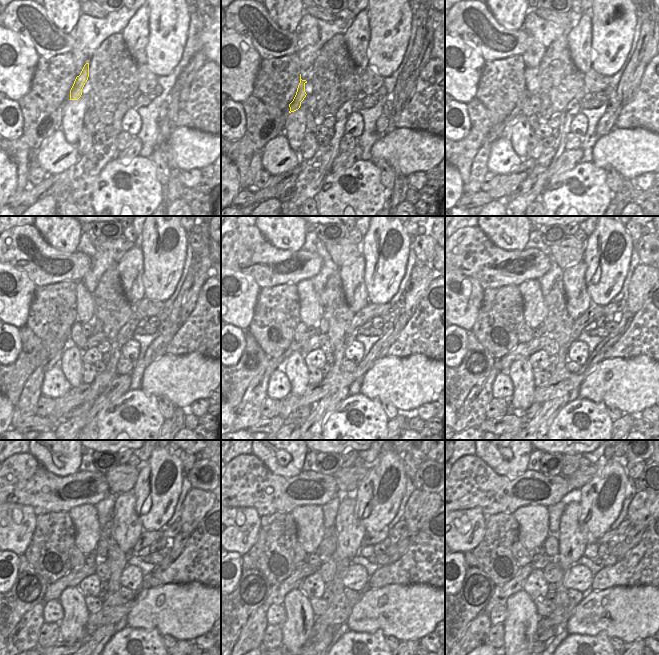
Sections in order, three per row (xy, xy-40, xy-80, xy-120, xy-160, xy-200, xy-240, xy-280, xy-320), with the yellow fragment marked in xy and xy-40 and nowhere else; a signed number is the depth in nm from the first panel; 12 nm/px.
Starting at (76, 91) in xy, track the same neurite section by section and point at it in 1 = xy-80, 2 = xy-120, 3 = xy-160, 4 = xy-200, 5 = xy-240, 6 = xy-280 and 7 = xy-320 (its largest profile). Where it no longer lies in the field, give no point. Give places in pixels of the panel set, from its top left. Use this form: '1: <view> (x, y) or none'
1: xy-80 (508, 120)
2: xy-120 (26, 407)
3: xy-160 (248, 412)
4: xy-200 (472, 413)
5: xy-240 (24, 636)
6: xy-280 (250, 636)
7: xy-320 (476, 633)

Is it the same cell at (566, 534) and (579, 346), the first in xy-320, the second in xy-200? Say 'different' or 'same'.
different

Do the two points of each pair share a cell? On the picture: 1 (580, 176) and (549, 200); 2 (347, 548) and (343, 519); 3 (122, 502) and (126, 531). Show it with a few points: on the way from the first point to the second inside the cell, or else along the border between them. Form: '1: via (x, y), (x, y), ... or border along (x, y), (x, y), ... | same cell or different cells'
1: via (592, 187), (576, 200), (563, 200) | same cell
2: via (346, 541), (346, 526) | same cell
3: via (124, 509), (126, 524) | same cell

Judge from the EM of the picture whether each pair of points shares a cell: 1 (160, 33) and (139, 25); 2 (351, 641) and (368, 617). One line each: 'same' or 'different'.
1: different
2: different

